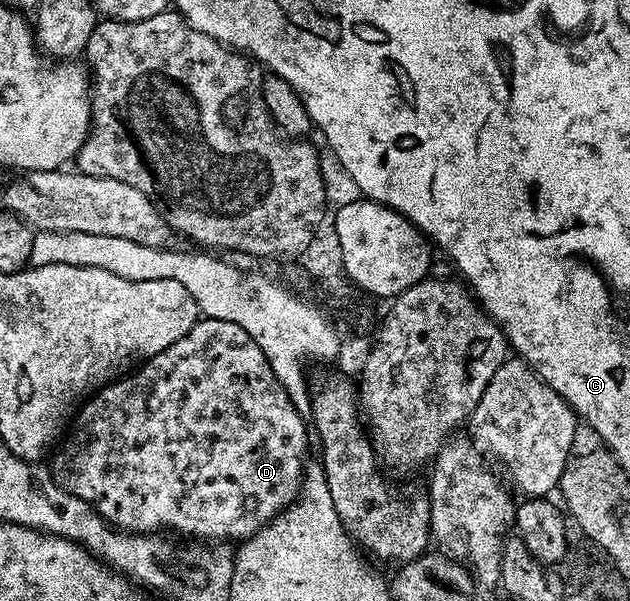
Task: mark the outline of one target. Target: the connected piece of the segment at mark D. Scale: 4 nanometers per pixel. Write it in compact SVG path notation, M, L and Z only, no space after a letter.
M201 318L186 335L174 342L174 346L145 360L124 382L124 388L120 382L113 382L101 388L83 405L85 408L80 413L75 413L76 425L73 426L72 433L71 428L67 433L68 441L66 436L63 443L55 449L56 457L54 452L50 460L52 477L58 482L58 486L91 504L109 524L129 534L156 534L159 533L159 528L173 528L184 536L196 536L192 538L200 542L243 542L264 524L269 524L299 496L306 467L304 455L308 452L305 417L292 405L286 390L280 385L278 378L273 376L270 362L258 342L254 342L254 338L251 338L242 326L234 322Z

